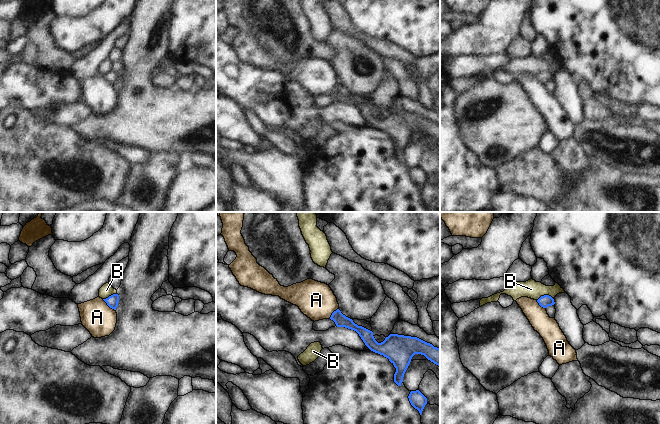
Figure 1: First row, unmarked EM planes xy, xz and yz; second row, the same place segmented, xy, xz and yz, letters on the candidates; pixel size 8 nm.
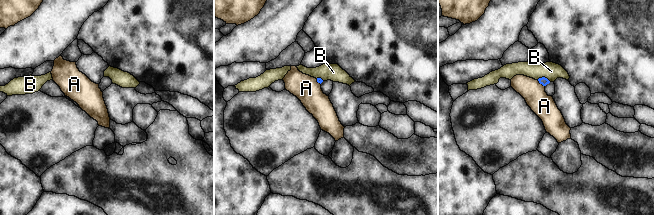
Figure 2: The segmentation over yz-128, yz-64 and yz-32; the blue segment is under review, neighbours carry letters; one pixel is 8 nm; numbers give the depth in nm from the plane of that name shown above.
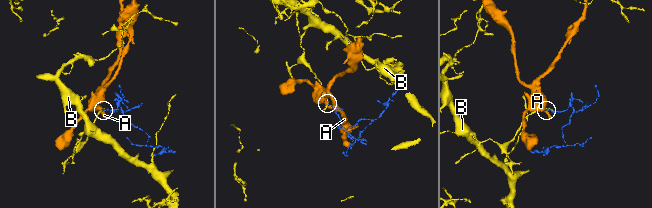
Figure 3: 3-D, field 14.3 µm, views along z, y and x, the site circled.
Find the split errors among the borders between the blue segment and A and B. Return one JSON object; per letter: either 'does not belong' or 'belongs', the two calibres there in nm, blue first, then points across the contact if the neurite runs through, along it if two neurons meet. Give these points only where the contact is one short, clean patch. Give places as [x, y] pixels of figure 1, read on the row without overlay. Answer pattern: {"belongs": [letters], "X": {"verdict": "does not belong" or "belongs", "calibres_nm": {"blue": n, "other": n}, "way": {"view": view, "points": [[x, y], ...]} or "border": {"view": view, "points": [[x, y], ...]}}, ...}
{"belongs": [], "A": {"verdict": "does not belong", "calibres_nm": {"blue": 100, "other": 260}, "border": {"view": "xy", "points": [[102, 75], [114, 86]]}}, "B": {"verdict": "does not belong", "calibres_nm": {"blue": 100, "other": 140}, "border": {"view": "yz", "points": [[553, 74], [548, 71], [542, 71], [537, 76]]}}}

